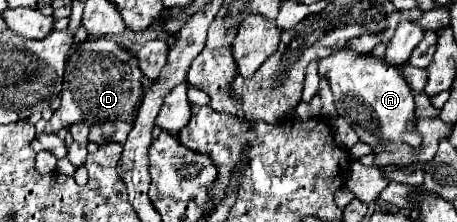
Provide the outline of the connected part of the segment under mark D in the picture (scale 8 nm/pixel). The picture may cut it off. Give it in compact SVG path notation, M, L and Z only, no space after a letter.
M88 38L88 42L74 46L74 54L66 64L66 72L64 72L64 88L62 88L62 104L60 108L54 112L54 116L48 120L46 126L46 134L54 134L60 132L66 124L76 124L76 122L86 122L86 124L100 124L102 120L126 120L132 122L134 120L134 106L142 94L142 70L138 68L138 60L134 58L134 54L130 54L128 50L120 48L116 42L106 40L106 38Z

